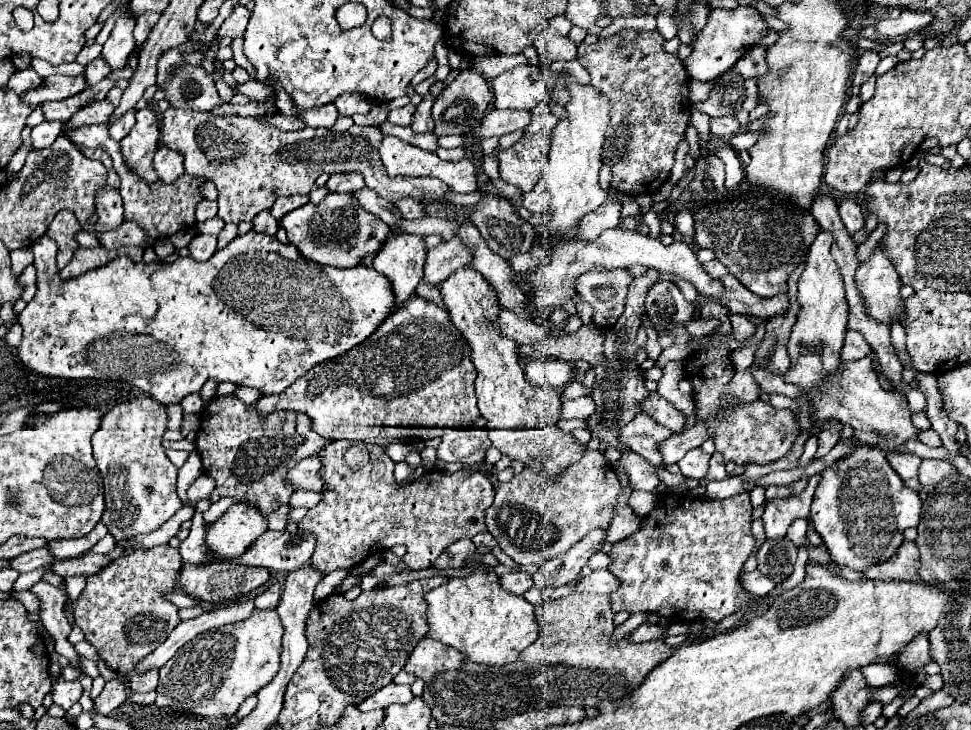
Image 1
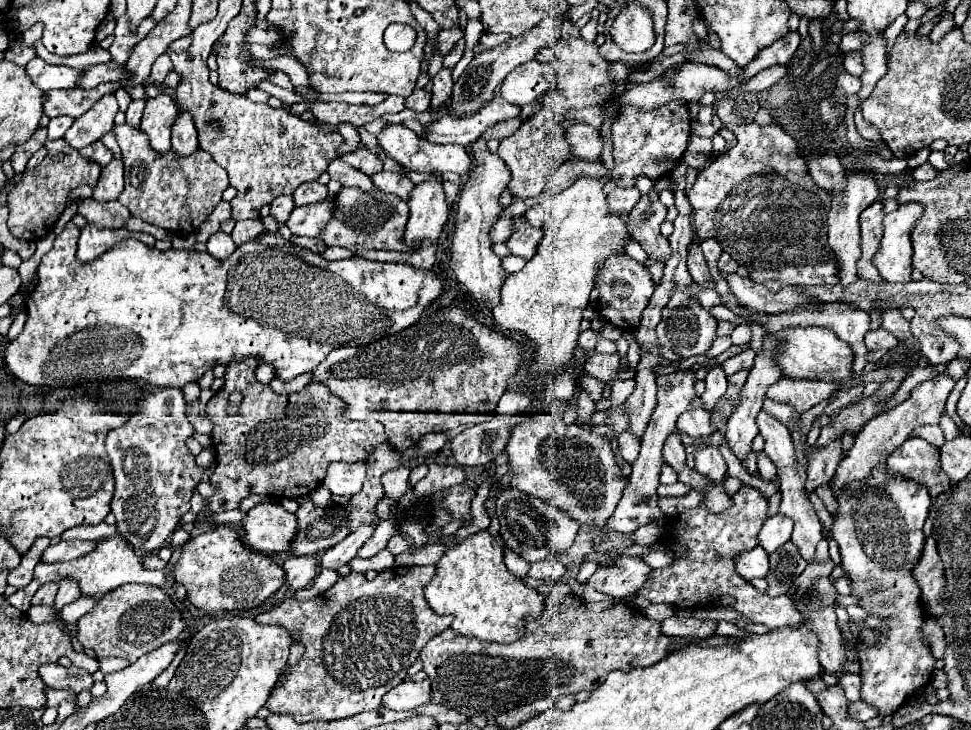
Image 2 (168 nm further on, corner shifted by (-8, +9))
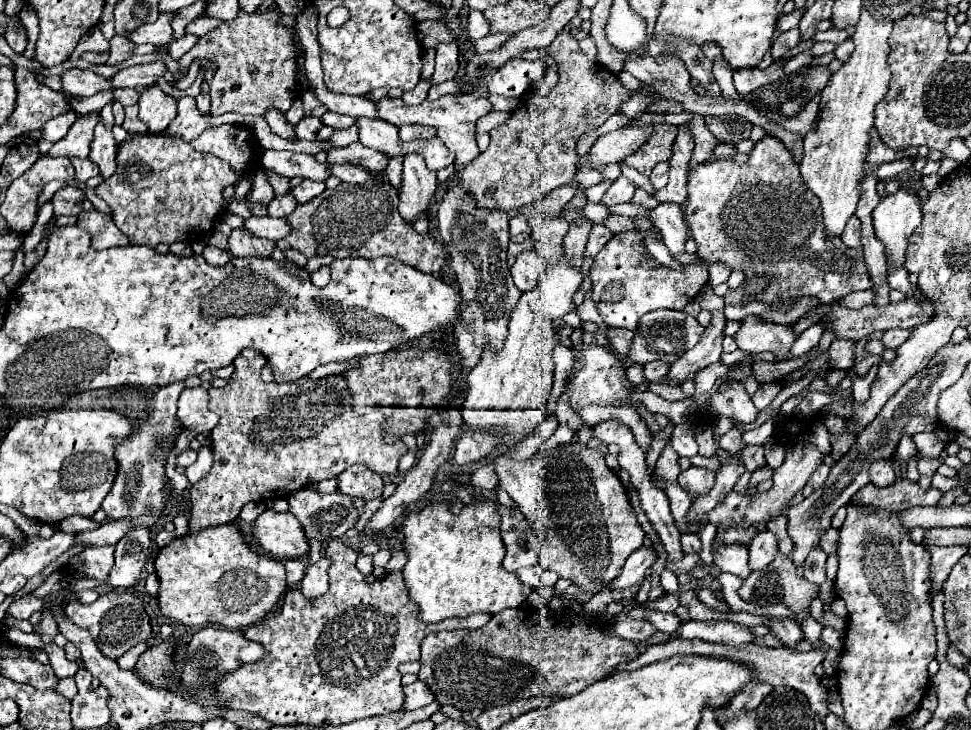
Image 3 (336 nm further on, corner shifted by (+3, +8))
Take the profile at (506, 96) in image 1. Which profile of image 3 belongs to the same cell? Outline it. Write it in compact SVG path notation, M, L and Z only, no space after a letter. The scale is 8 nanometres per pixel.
M511 60L501 66L487 82L491 94L501 94L505 98L519 98L529 86L539 82L545 74L545 64L541 60Z

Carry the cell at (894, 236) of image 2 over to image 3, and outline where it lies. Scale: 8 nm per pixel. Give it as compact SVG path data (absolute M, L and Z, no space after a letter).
M901 188L897 194L889 194L873 210L875 238L885 244L887 268L903 268L905 252L913 230L921 224L921 206L913 190Z

